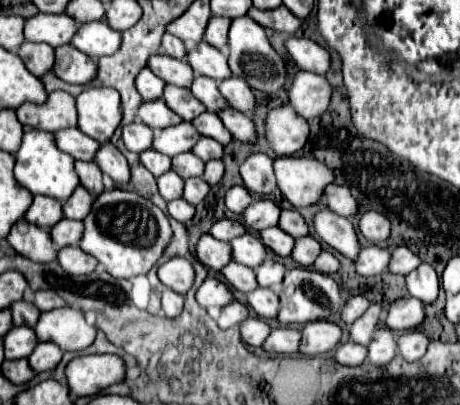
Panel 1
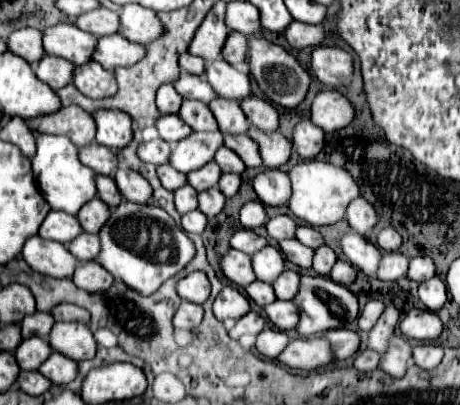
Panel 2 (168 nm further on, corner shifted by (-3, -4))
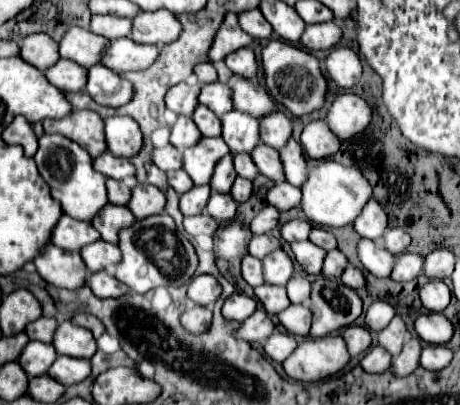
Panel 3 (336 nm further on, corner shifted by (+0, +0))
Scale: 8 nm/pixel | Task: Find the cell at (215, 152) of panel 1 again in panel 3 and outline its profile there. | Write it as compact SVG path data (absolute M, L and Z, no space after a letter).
M234 153L234 167L236 167L236 171L238 171L240 177L250 179L250 181L254 181L254 179L258 177L258 173L260 173L260 171L256 169L252 157L246 155L246 153Z

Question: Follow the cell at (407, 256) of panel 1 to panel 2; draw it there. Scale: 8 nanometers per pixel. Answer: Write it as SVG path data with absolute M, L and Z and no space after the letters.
M415 257L409 261L409 269L407 269L407 277L421 283L427 281L435 275L435 265L429 257Z

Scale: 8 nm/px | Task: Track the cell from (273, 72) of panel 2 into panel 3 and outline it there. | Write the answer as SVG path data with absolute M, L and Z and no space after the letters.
M272 39L262 49L262 65L264 65L264 75L266 75L266 87L272 99L284 105L294 117L304 117L322 109L326 101L326 93L328 93L328 83L320 71L320 61L312 53L296 45L290 45L286 41Z

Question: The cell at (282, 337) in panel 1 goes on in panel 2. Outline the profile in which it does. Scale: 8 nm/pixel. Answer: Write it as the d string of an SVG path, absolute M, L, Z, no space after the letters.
M313 337L313 339L289 341L287 349L277 357L277 361L291 369L313 371L313 369L333 361L333 357L331 357L329 343L323 337Z

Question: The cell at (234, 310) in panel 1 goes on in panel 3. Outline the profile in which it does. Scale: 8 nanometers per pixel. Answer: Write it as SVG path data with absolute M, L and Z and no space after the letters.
M258 307L256 313L252 317L248 317L242 327L238 329L238 339L244 339L248 343L264 343L268 339L268 335L272 335L276 329L276 325L272 323L272 319L268 317L268 313Z

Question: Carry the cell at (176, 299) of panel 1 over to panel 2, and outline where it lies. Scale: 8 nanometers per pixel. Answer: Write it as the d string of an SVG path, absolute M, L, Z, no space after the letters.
M183 301L173 315L173 325L175 329L197 329L201 319L203 319L203 307L197 303Z

